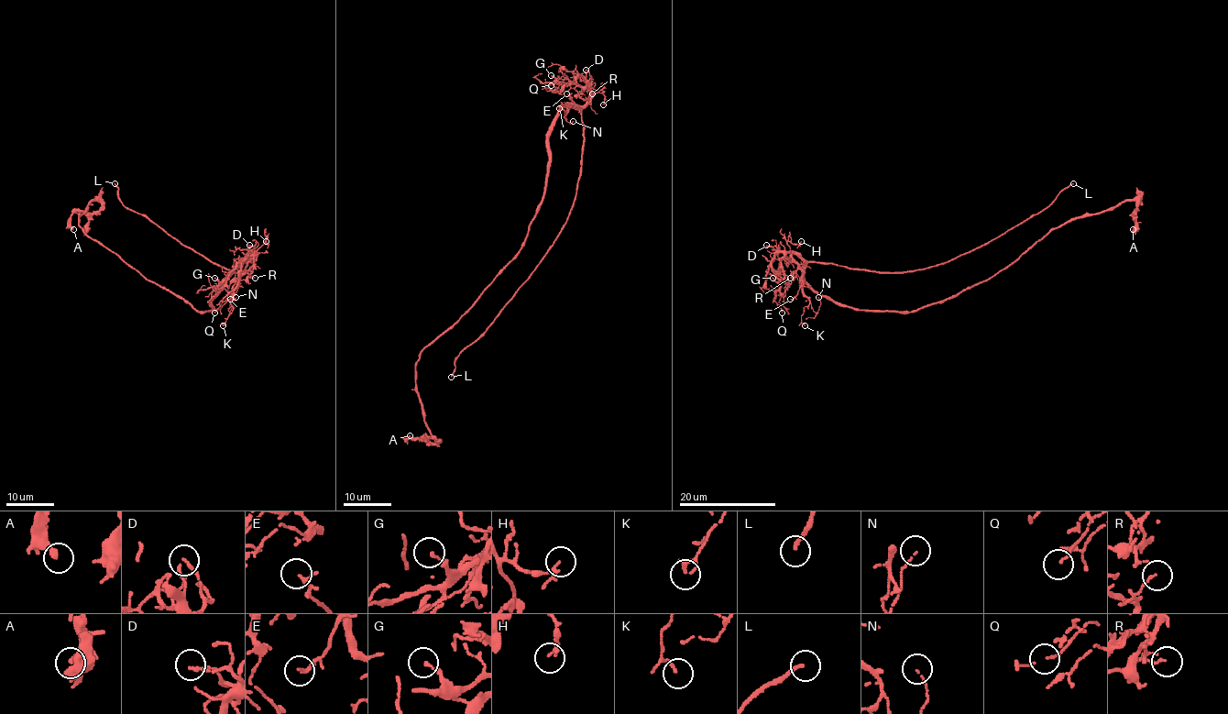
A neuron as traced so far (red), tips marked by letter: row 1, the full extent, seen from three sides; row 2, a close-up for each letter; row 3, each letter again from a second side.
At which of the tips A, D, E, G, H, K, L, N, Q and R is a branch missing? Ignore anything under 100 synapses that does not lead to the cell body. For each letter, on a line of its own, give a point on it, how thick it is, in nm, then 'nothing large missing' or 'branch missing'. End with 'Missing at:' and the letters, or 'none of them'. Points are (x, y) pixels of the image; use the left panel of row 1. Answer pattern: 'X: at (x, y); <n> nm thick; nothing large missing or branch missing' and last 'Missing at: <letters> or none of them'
A: at (73, 229); 280 nm thick; nothing large missing
D: at (249, 245); 100 nm thick; nothing large missing
E: at (230, 299); 120 nm thick; nothing large missing
G: at (214, 278); 80 nm thick; nothing large missing
H: at (266, 241); 100 nm thick; nothing large missing
K: at (223, 325); 110 nm thick; nothing large missing
L: at (115, 183); 170 nm thick; branch missing
N: at (235, 297); 70 nm thick; nothing large missing
Q: at (214, 313); 80 nm thick; nothing large missing
R: at (255, 278); 90 nm thick; nothing large missing
Missing at: L

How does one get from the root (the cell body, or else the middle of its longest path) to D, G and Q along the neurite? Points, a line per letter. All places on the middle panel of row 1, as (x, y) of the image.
D: (549, 152), (549, 128), (558, 112), (563, 106), (582, 106), (589, 97), (591, 79), (586, 70)
G: (549, 152), (549, 128), (558, 112), (563, 106), (582, 106), (589, 97), (587, 89), (558, 82), (551, 75)
Q: (549, 152), (549, 128), (558, 112), (582, 106), (589, 97), (589, 82), (580, 86), (559, 78), (551, 85)

